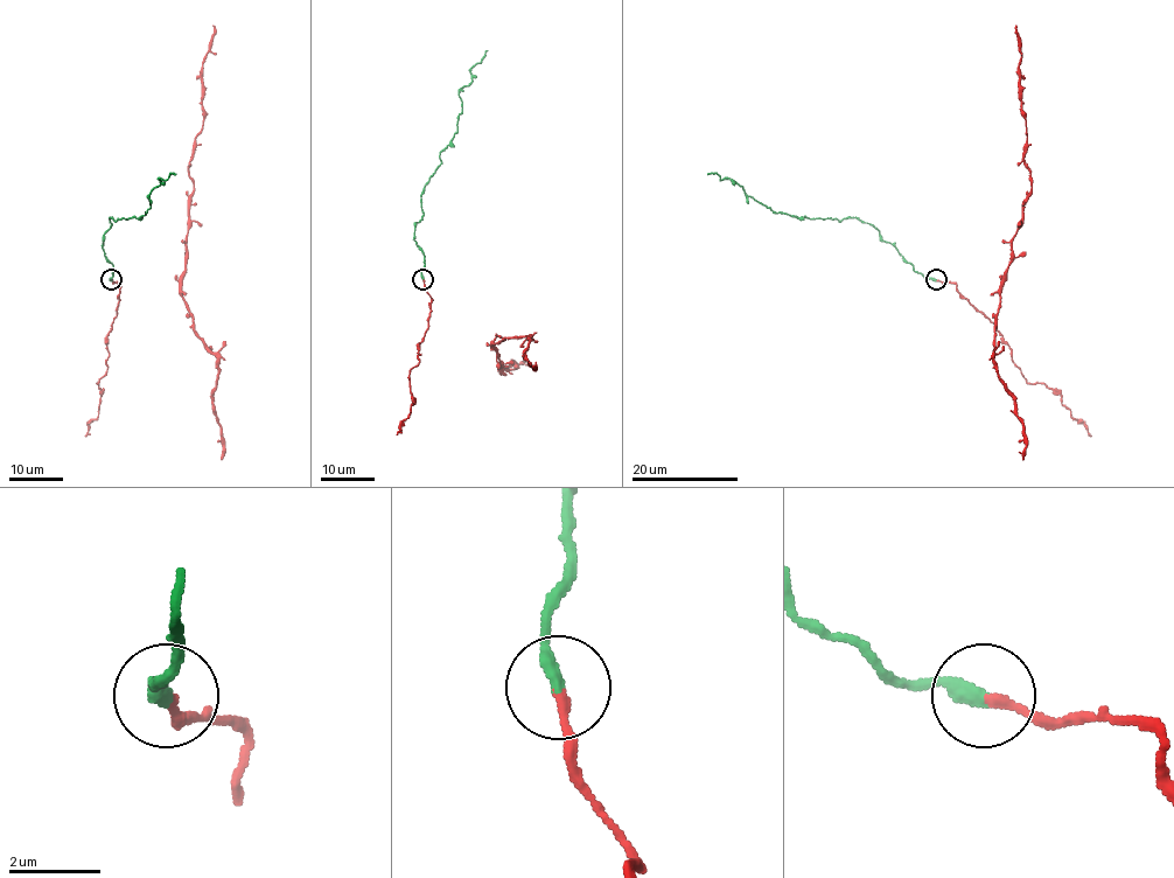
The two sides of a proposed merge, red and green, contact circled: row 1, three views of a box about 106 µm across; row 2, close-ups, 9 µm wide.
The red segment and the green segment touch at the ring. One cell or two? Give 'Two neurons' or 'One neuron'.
One neuron

